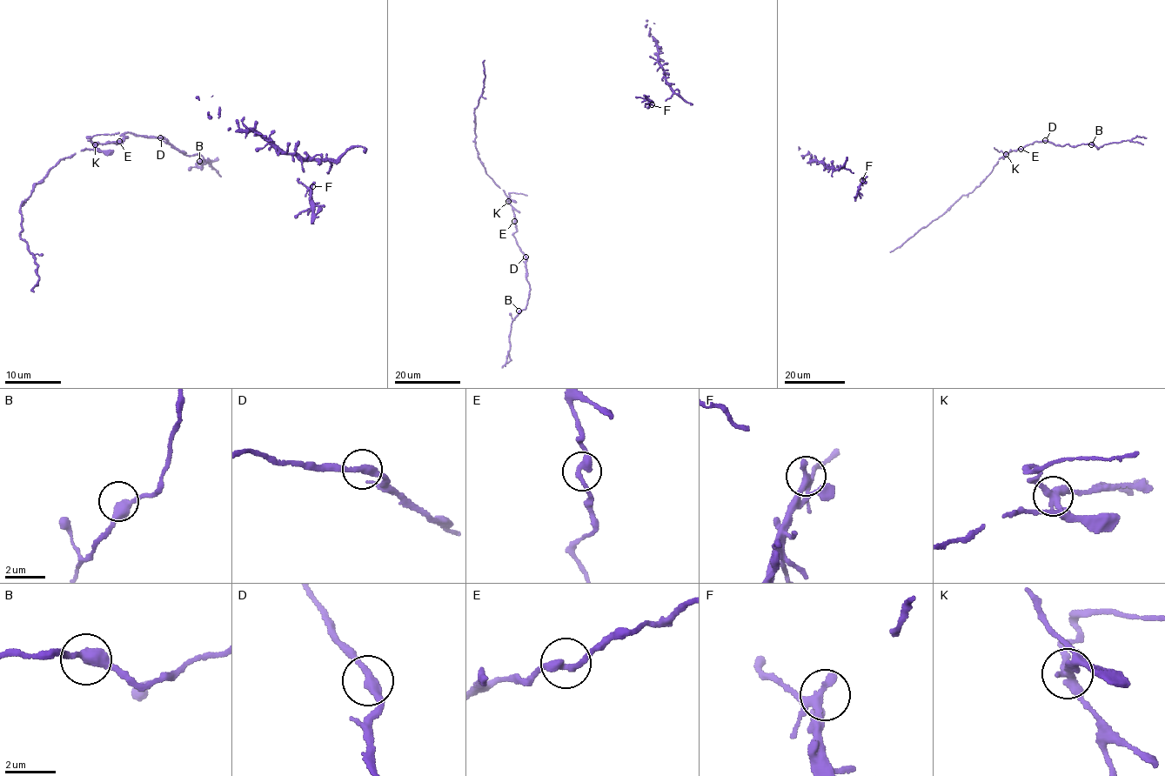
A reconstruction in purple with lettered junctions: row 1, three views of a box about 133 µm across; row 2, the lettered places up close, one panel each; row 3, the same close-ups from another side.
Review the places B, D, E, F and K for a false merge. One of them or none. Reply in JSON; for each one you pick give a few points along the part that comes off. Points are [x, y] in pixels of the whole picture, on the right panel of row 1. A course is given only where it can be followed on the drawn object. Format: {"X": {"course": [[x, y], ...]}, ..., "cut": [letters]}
{"K": {"course": [[1006, 154], [994, 147]]}, "cut": ["K"]}

